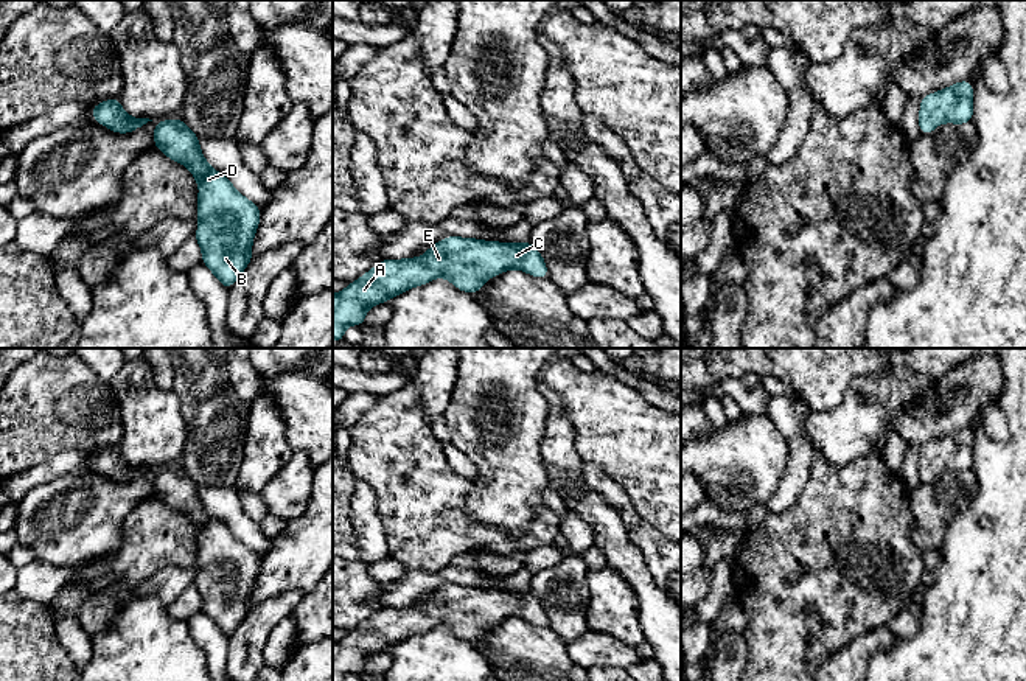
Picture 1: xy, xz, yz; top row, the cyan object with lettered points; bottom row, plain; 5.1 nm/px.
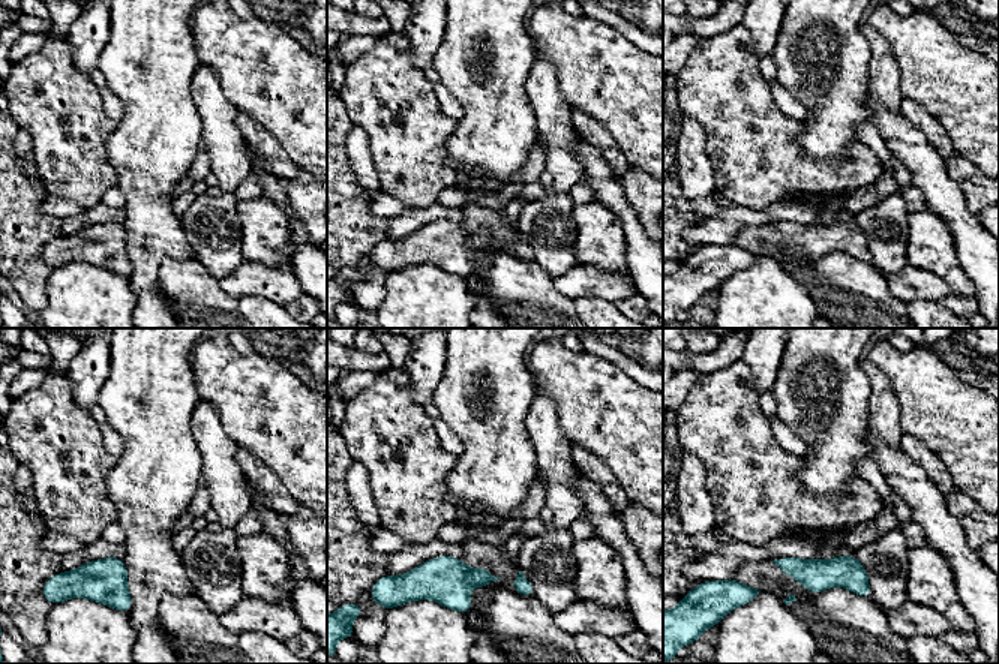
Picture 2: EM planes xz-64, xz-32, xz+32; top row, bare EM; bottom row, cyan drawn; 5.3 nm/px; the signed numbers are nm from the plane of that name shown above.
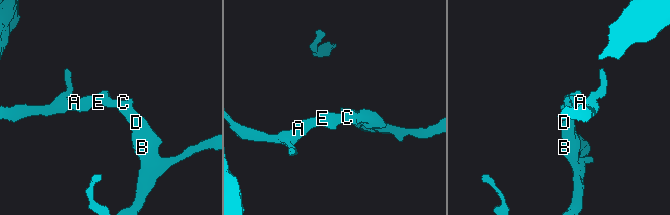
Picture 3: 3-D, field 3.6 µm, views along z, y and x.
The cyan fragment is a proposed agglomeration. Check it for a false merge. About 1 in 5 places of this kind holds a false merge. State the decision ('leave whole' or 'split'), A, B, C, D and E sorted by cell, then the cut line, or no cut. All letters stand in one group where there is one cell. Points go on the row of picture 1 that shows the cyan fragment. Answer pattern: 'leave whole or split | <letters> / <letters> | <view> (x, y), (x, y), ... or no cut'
leave whole | A B C D E | no cut

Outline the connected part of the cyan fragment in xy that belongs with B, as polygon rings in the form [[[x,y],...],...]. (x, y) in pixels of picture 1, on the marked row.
[[[182,118],[163,120],[154,126],[154,146],[171,160],[185,165],[199,182],[199,227],[194,238],[202,249],[202,263],[225,289],[230,289],[252,260],[260,207],[207,163],[199,137]]]

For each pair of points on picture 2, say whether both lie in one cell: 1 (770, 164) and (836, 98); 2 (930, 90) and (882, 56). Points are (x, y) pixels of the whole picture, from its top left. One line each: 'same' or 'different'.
1: different
2: different

